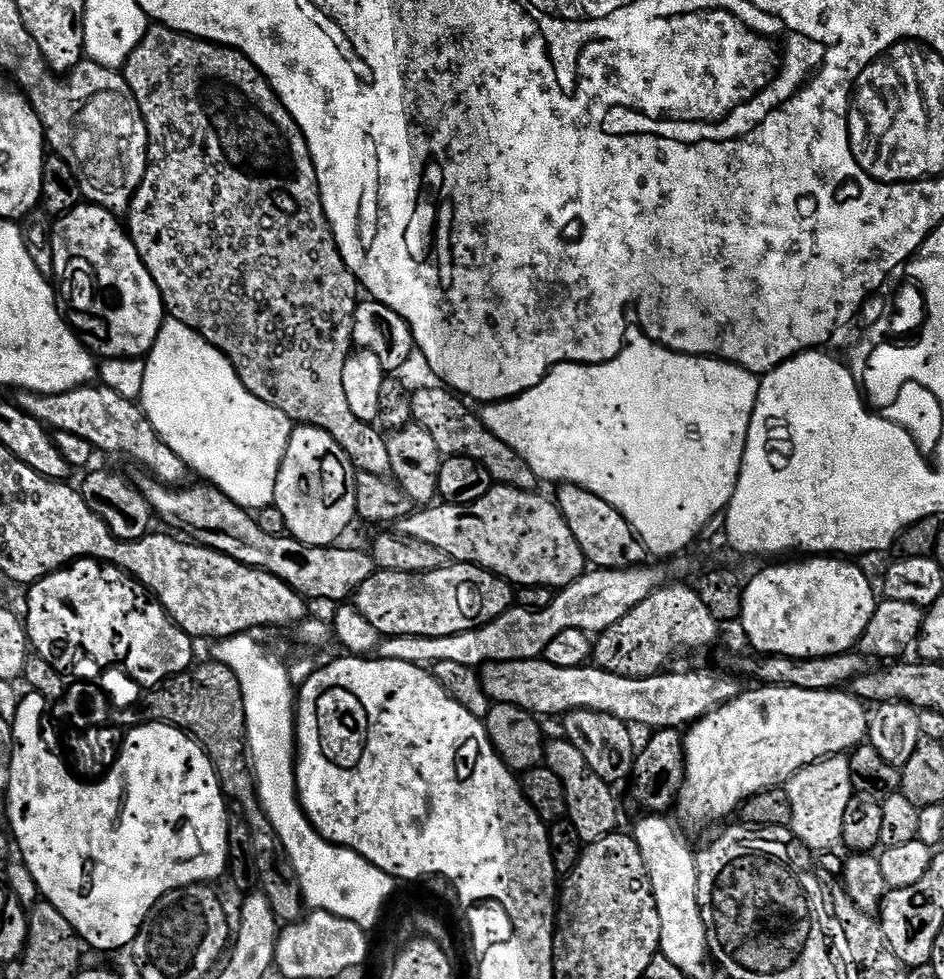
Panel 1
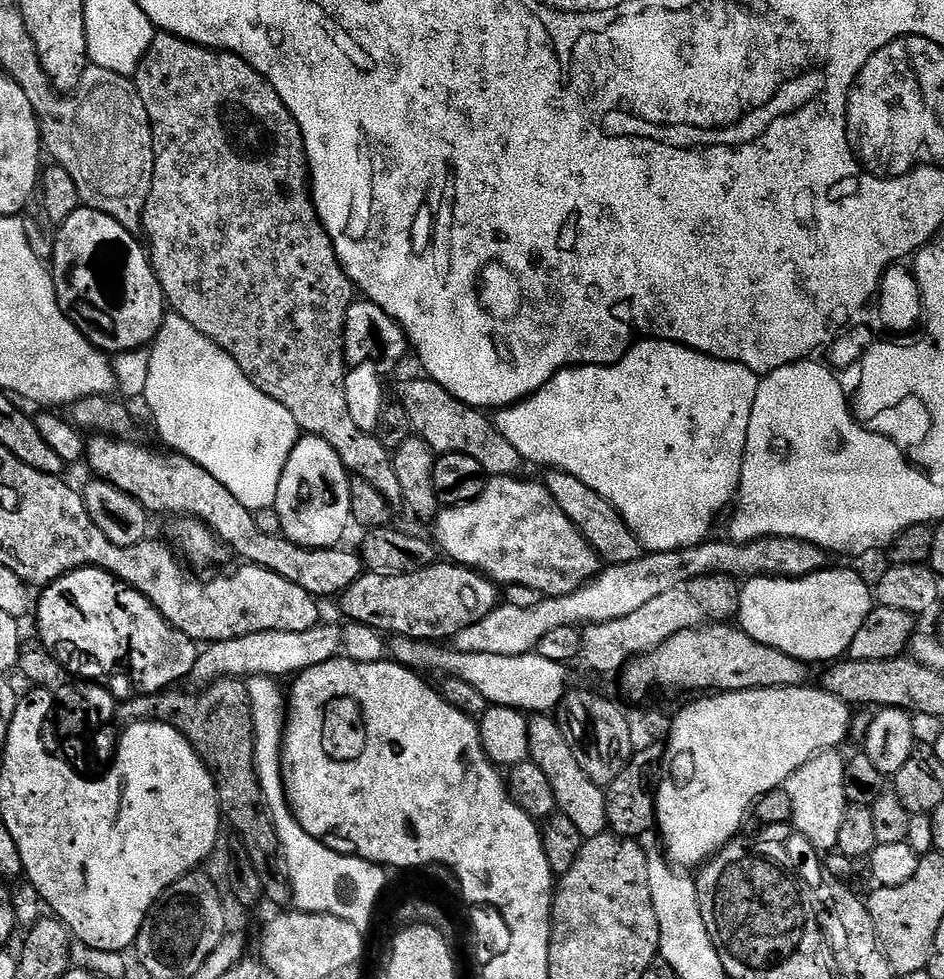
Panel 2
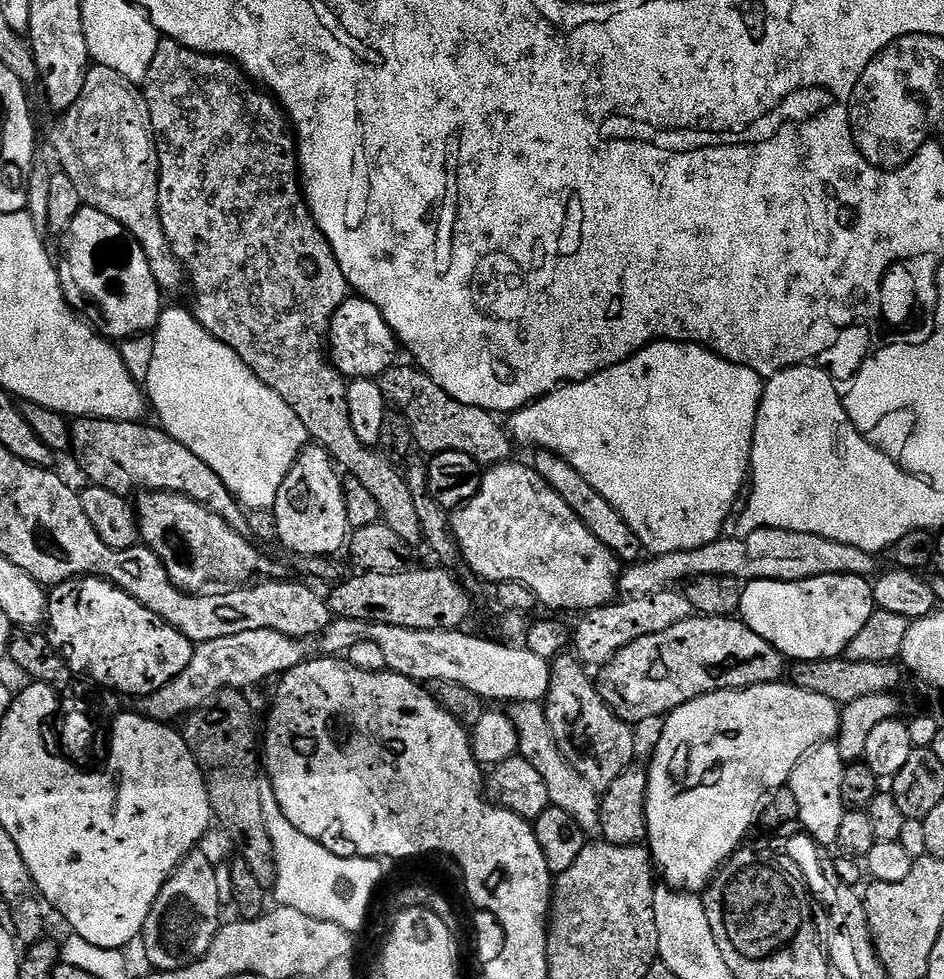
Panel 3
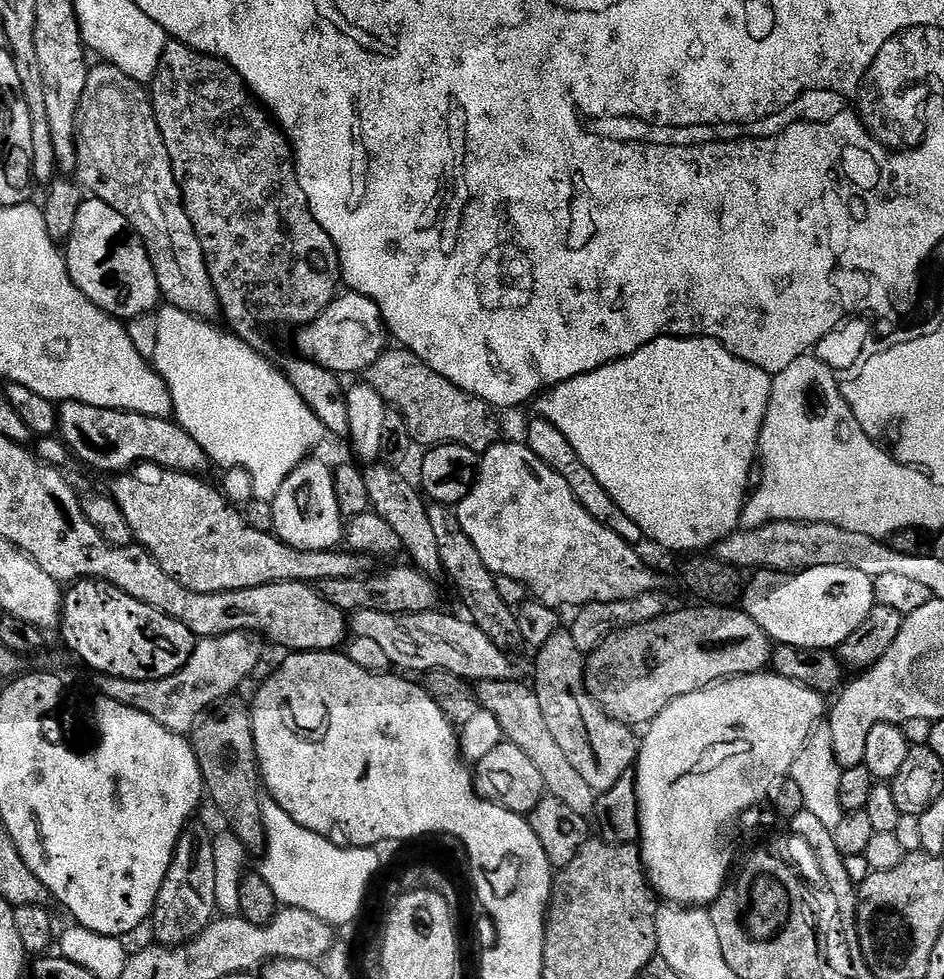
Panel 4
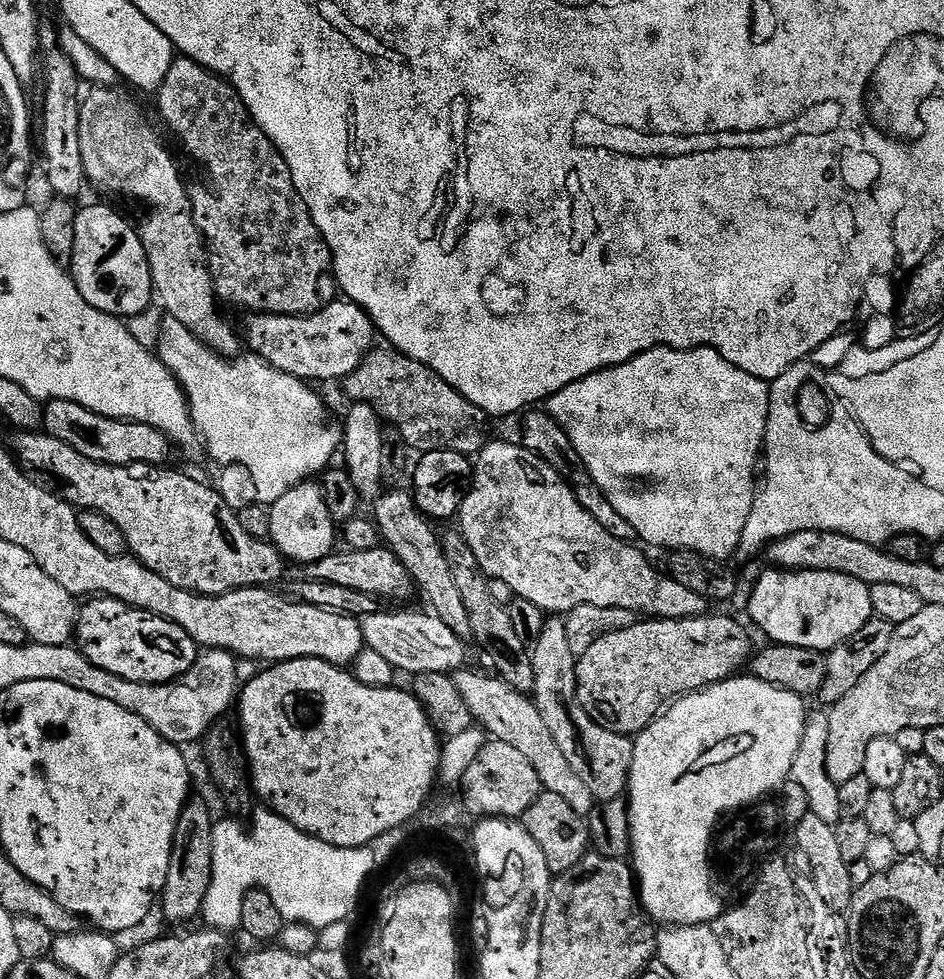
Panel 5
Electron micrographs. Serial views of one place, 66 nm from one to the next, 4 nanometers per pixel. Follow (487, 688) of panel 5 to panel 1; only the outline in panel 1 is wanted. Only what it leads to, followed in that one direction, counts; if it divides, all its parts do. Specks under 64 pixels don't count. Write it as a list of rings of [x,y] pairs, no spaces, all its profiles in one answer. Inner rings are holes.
[[[566,738],[549,739],[544,749],[544,764],[558,778],[562,778],[562,786],[566,790],[566,819],[578,830],[581,845],[587,846],[598,842],[598,838],[606,838],[611,832],[617,831],[620,820],[620,808],[616,805],[613,785],[606,783],[590,766],[586,766],[586,758],[582,758],[578,746],[571,744]]]

